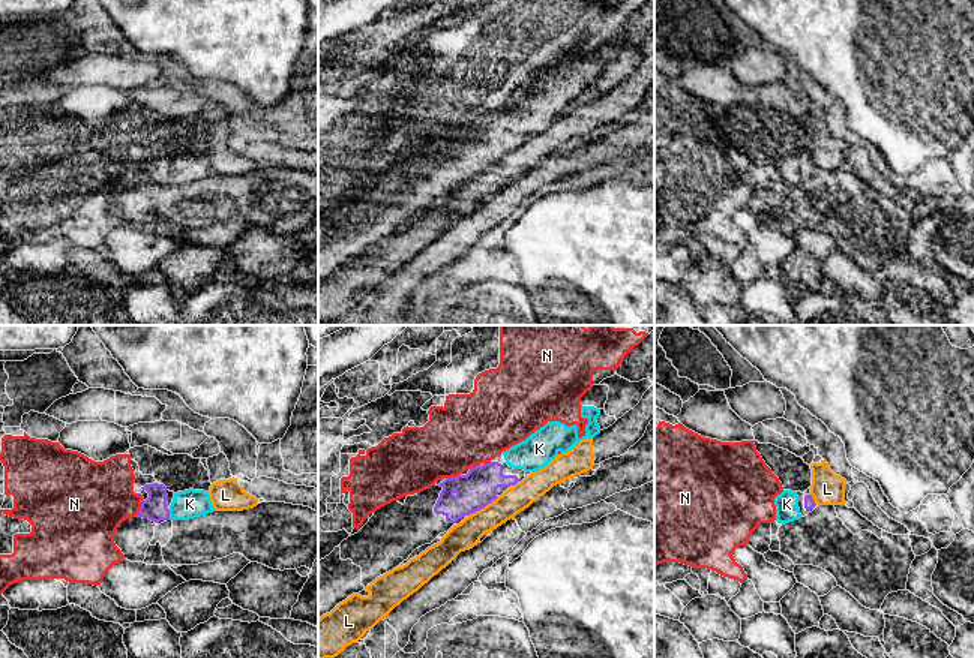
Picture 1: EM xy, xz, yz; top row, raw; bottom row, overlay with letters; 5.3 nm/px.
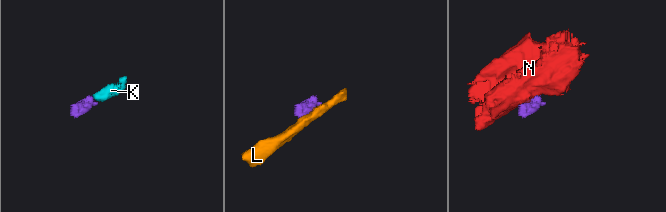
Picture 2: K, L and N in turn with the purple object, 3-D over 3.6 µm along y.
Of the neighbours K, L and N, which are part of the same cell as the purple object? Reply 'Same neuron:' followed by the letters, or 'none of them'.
Same neuron: K

